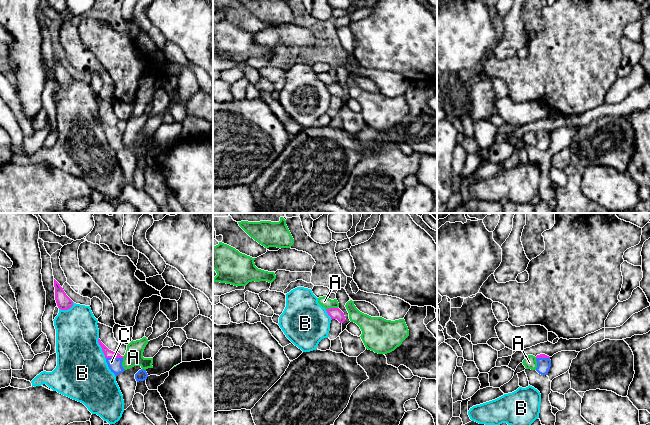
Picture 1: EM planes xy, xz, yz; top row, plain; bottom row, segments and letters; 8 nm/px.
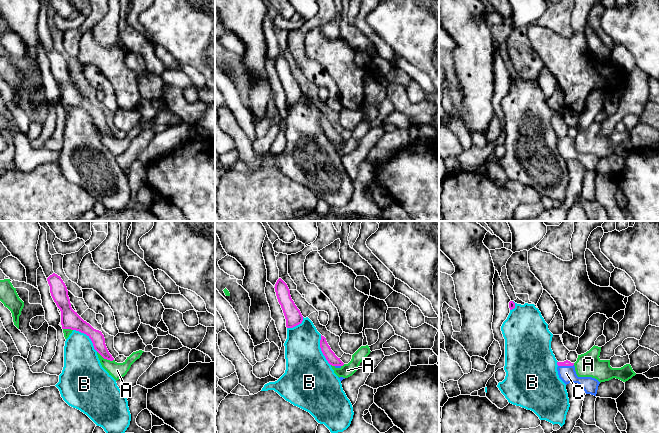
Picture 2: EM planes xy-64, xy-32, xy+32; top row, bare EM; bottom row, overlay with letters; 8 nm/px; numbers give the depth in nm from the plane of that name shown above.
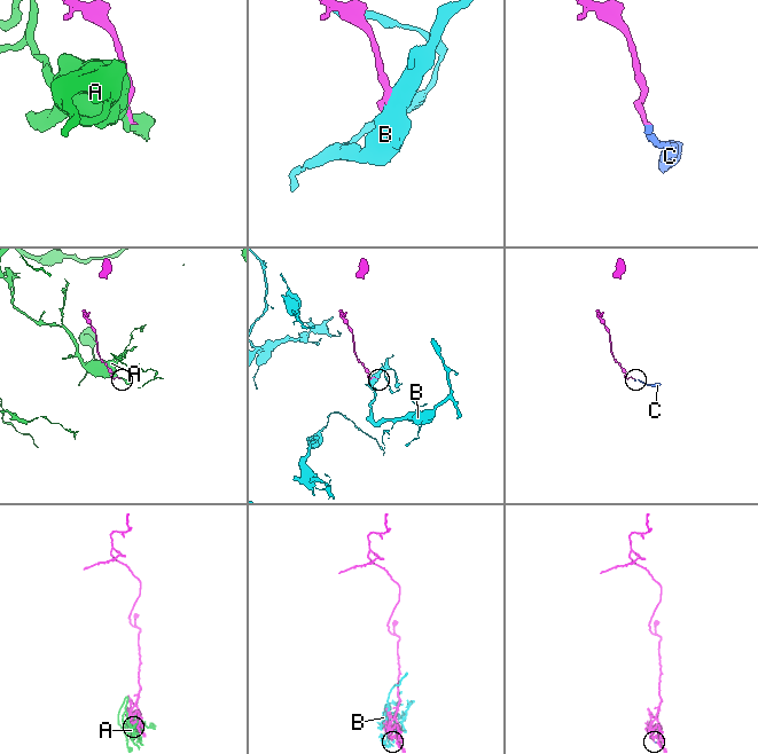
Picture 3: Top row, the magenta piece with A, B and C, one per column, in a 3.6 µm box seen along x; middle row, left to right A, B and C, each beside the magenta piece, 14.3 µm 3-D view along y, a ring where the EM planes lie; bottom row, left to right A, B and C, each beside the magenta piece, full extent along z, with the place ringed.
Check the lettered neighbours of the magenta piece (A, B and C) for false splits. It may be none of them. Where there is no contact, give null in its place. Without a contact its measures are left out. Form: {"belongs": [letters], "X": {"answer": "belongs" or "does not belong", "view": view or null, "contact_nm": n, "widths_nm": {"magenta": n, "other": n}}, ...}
{"belongs": ["C"], "A": {"answer": "does not belong", "view": "xz", "contact_nm": 100, "widths_nm": {"magenta": 100, "other": 90}}, "B": {"answer": "does not belong", "view": "xy", "contact_nm": 180, "widths_nm": {"magenta": 70, "other": 420}}, "C": {"answer": "belongs", "view": "xy", "contact_nm": 140, "widths_nm": {"magenta": 70, "other": 110}}}

